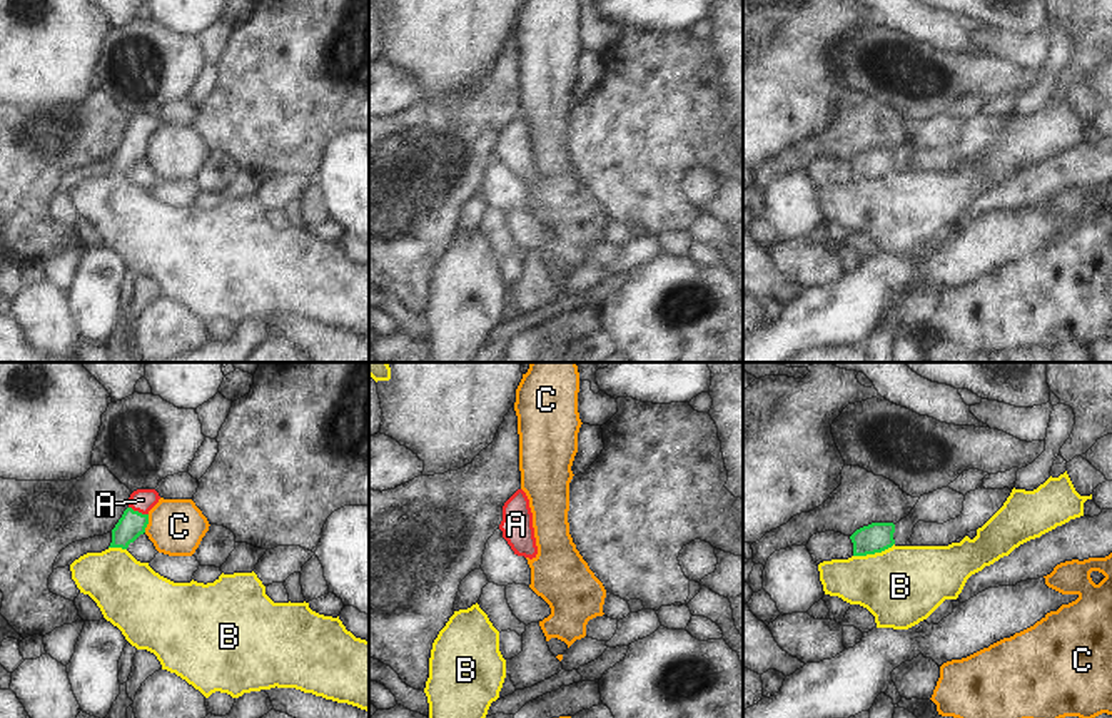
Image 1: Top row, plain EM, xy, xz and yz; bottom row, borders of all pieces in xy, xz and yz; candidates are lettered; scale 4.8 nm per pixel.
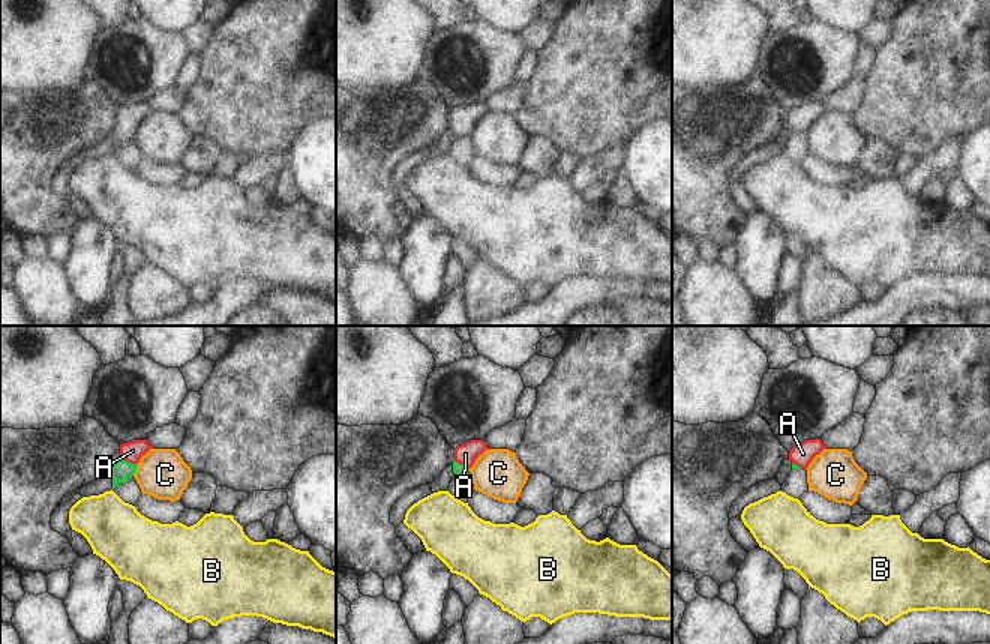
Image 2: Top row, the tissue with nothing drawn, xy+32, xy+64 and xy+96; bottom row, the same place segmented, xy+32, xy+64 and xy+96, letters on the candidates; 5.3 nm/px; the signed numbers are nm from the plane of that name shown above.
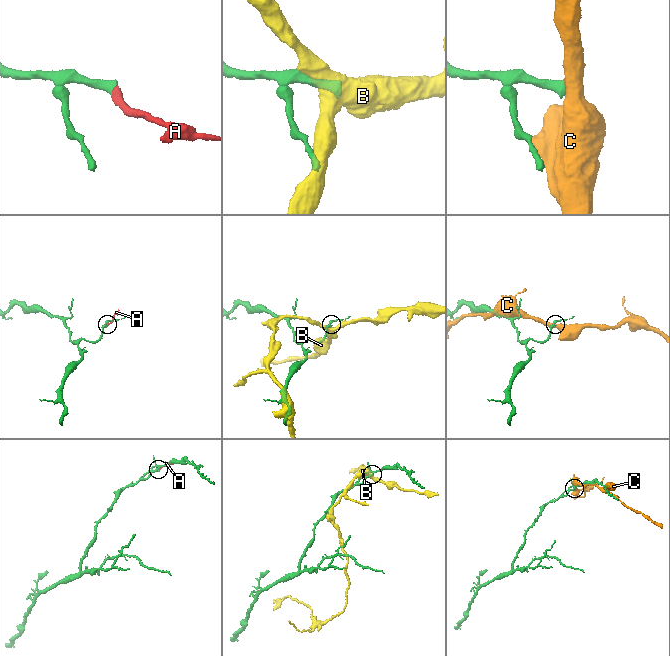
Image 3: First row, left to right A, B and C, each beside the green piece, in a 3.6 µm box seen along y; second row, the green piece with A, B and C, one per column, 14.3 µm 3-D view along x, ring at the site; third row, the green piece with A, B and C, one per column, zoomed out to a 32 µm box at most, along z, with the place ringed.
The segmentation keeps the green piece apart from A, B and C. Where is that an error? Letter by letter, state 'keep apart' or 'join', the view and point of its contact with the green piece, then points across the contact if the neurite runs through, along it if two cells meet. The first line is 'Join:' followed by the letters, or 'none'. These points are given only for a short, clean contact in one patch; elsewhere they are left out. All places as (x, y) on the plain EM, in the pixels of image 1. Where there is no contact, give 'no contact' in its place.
Join: A
A: join; contact xy (137, 137); way xy (132, 149), (137, 137), (142, 126)
B: keep apart; contact yz (874, 179)
C: keep apart; contact xy (147, 149)

